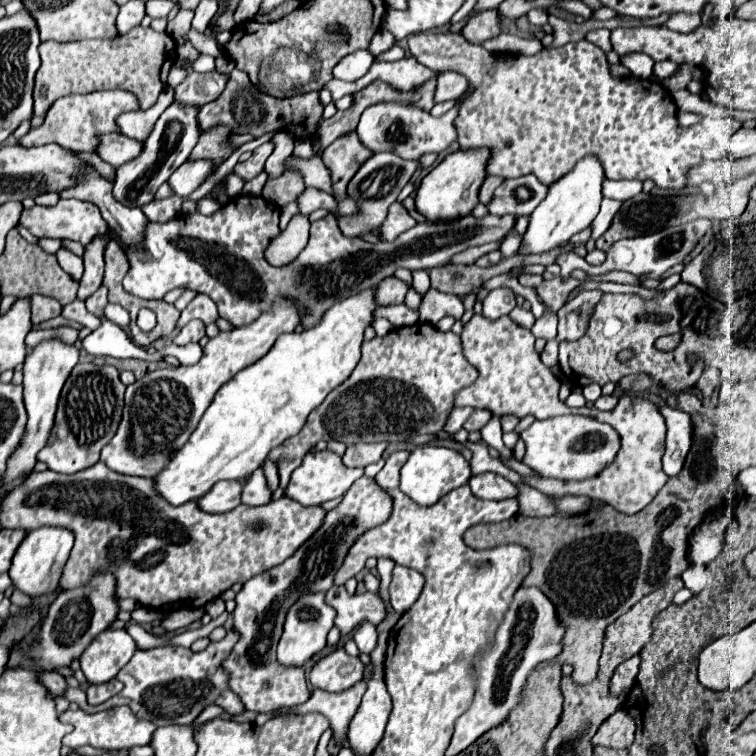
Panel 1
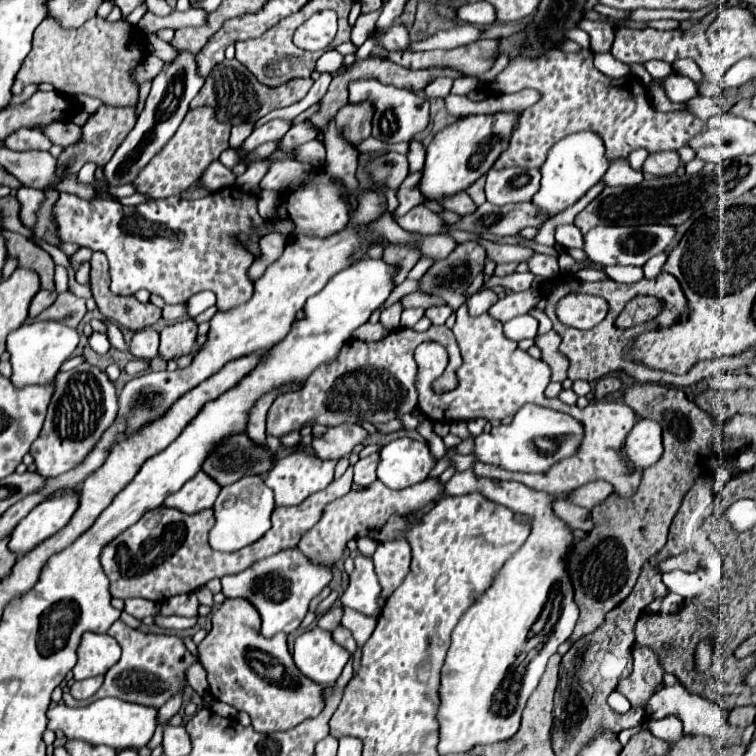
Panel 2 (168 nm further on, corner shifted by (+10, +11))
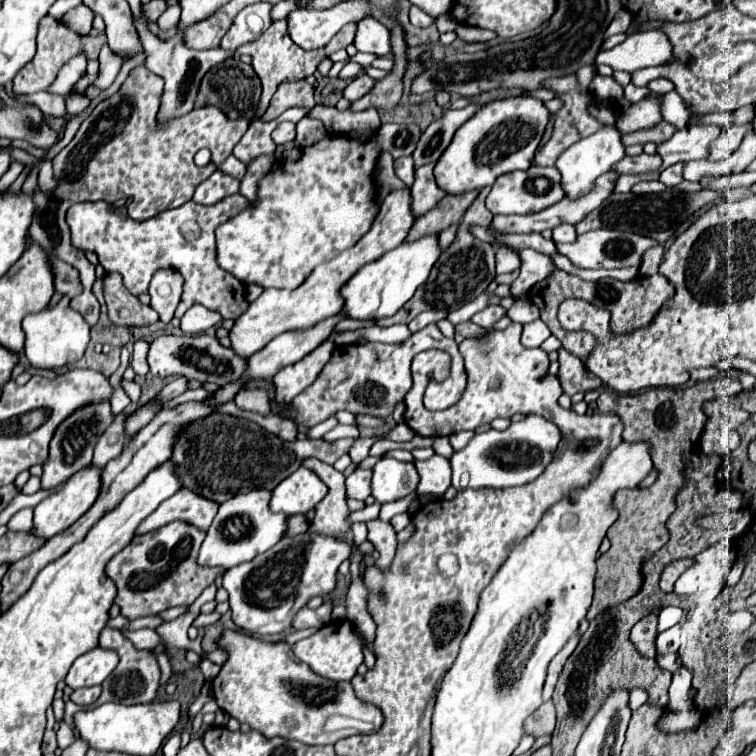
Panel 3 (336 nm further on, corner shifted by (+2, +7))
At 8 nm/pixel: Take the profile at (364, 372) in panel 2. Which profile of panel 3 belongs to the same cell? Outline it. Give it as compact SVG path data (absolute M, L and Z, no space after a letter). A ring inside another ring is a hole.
M434 323L424 327L422 331L414 333L410 339L406 339L400 345L384 345L384 343L352 343L336 347L330 361L318 375L318 379L302 391L298 397L292 399L290 407L286 409L286 415L296 423L304 427L314 427L328 417L334 417L336 411L350 411L354 415L374 415L374 417L390 417L398 403L404 401L406 393L412 387L410 377L410 363L412 357L424 349L442 349L450 353L452 357L452 369L450 375L462 375L462 393L466 391L466 369L462 355L458 351L458 345L454 339L444 337Z

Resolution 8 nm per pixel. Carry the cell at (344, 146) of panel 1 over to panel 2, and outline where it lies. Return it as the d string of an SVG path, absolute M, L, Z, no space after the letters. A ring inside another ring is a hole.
M370 101L348 103L336 113L336 125L342 129L346 141L358 145L362 139L370 137L372 117L374 117L374 105Z

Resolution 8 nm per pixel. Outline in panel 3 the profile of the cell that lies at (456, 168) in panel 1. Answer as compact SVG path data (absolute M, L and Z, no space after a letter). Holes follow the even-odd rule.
M508 97L484 105L470 121L466 121L456 133L450 147L442 153L434 167L436 183L450 195L466 191L478 191L492 185L498 175L528 169L534 149L538 149L544 129L548 125L548 109L542 101L532 97Z

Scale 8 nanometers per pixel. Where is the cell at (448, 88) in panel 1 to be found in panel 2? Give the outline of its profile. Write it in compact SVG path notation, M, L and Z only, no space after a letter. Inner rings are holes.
M438 77L436 81L432 81L426 89L424 89L424 93L426 93L426 97L446 97L448 93L450 93L450 89L452 89L452 79L450 77Z

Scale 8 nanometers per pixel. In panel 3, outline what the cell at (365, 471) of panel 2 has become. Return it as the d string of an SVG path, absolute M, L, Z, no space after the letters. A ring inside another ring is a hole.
M356 469L350 477L346 477L346 495L354 499L366 499L372 491L370 481L372 481L370 469Z

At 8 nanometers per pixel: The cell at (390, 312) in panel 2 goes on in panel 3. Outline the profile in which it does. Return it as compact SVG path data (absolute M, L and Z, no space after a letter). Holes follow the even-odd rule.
M484 187L478 193L478 197L474 199L474 203L468 207L468 211L462 217L462 223L460 223L460 229L458 229L458 235L456 235L454 243L438 257L438 261L434 263L434 267L430 271L430 277L426 279L426 283L418 287L414 297L410 301L406 301L404 307L396 315L386 317L386 319L378 319L376 321L378 325L384 325L384 327L396 325L396 323L406 323L408 325L422 311L428 311L428 309L450 309L450 307L456 307L456 305L464 305L464 303L472 301L474 297L478 297L490 285L490 281L496 275L494 273L494 249L492 249L490 243L484 243L484 241L472 237L470 231L468 231L468 227L472 223L490 225L492 213L484 205L484 199L486 199L488 193L490 193L490 187Z

